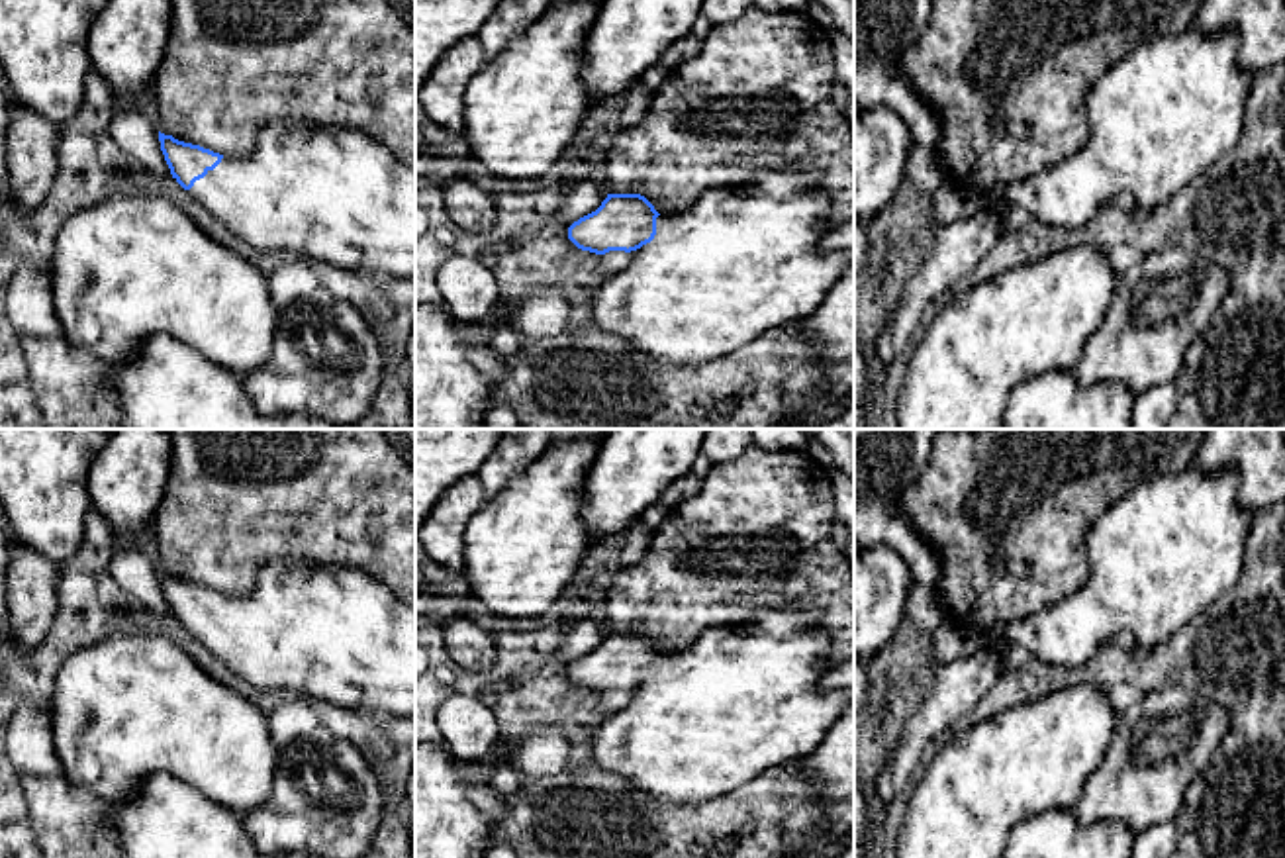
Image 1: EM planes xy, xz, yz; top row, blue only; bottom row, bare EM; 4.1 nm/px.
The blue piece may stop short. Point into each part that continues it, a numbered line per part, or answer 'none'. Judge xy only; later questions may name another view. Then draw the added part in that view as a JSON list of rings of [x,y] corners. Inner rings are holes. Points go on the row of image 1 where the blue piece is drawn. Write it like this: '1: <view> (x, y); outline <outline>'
1: xy (335, 196); outline [[[270,121],[249,155],[223,157],[188,194],[253,249],[415,280],[415,168],[358,131]]]

